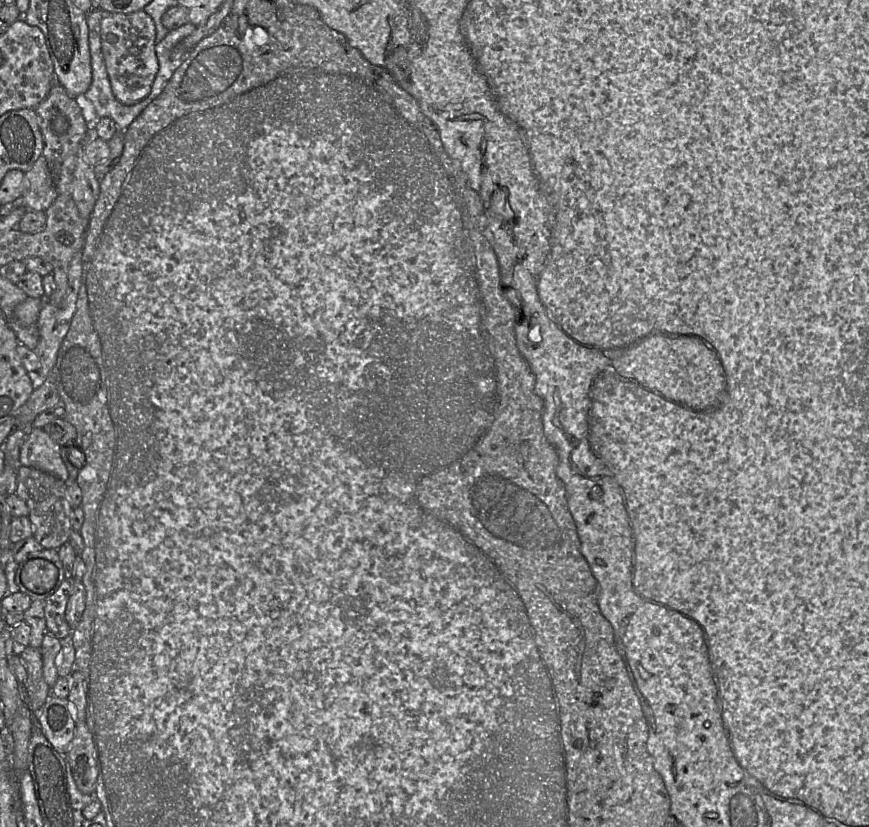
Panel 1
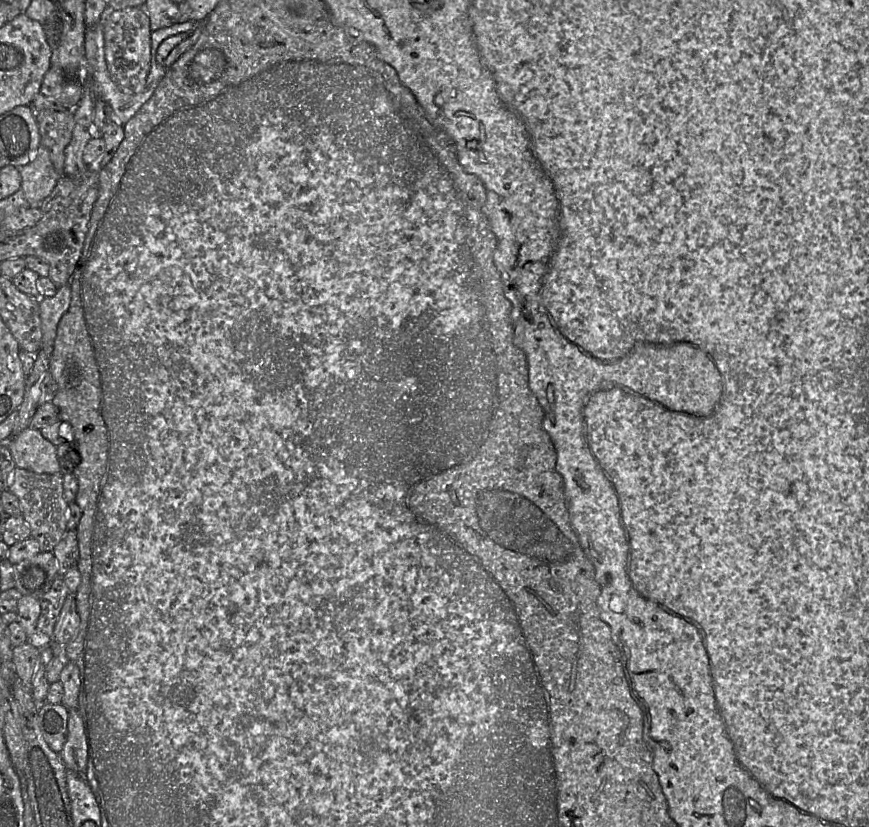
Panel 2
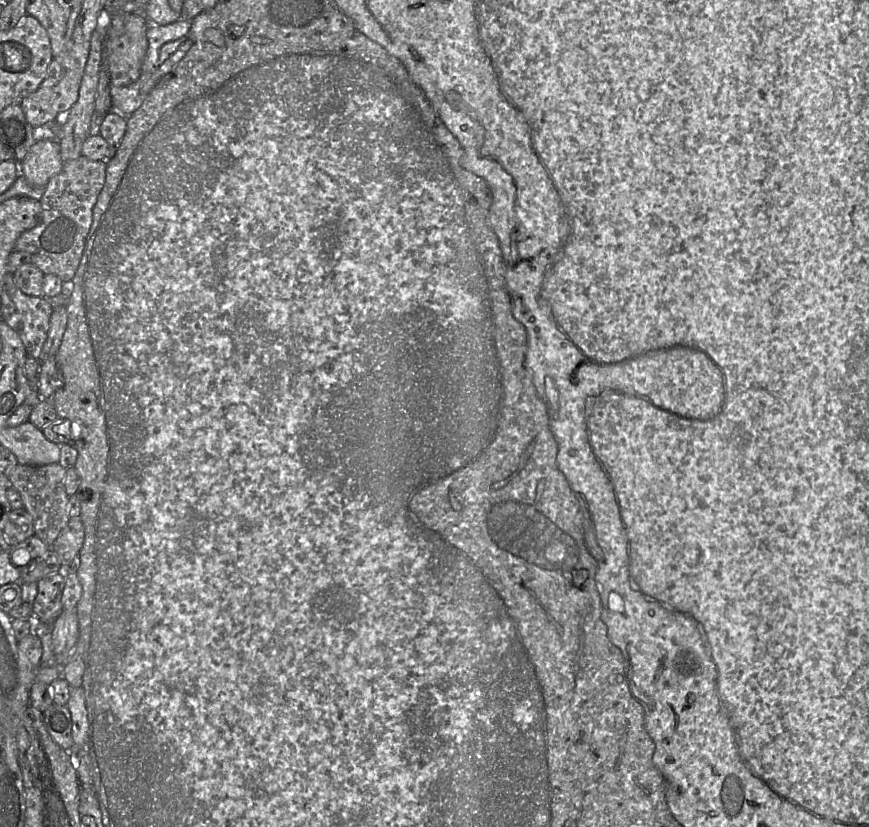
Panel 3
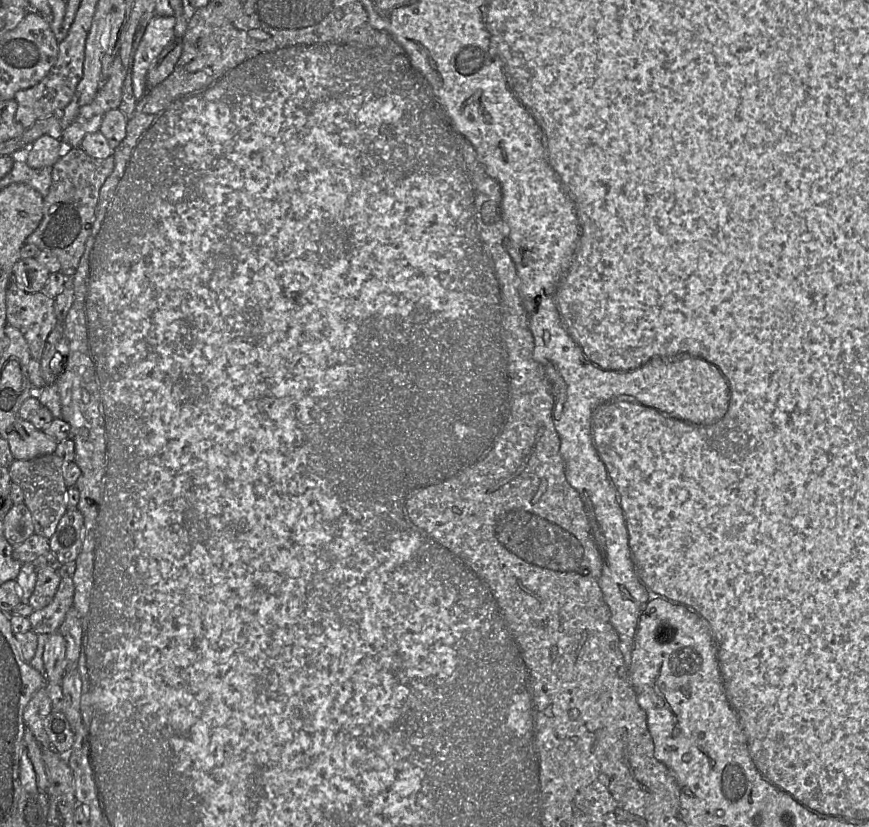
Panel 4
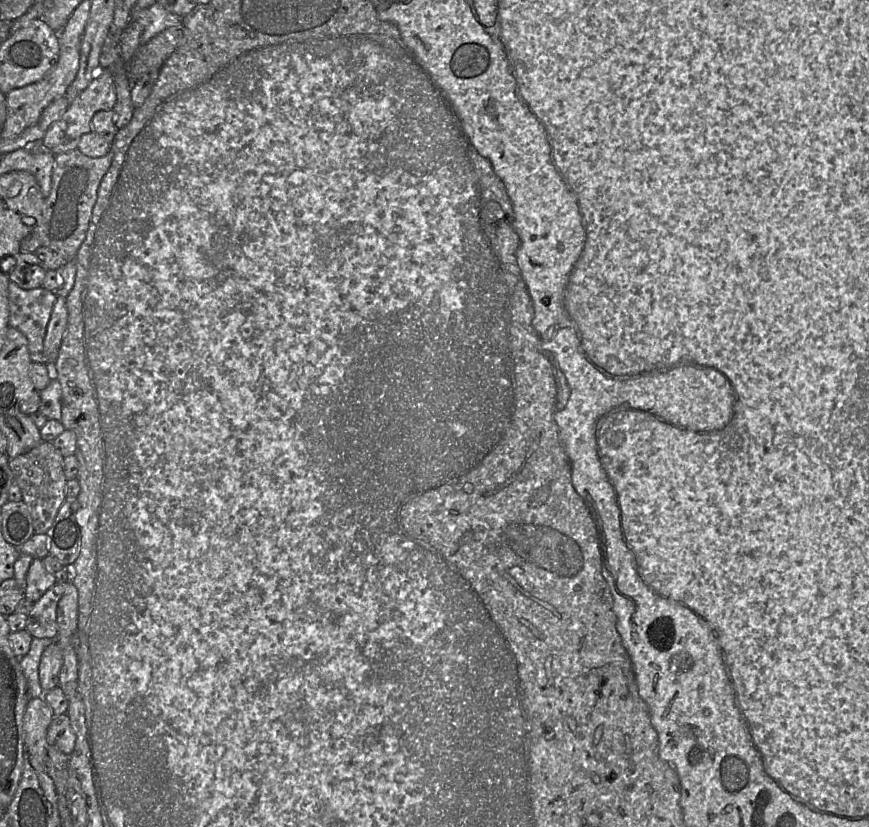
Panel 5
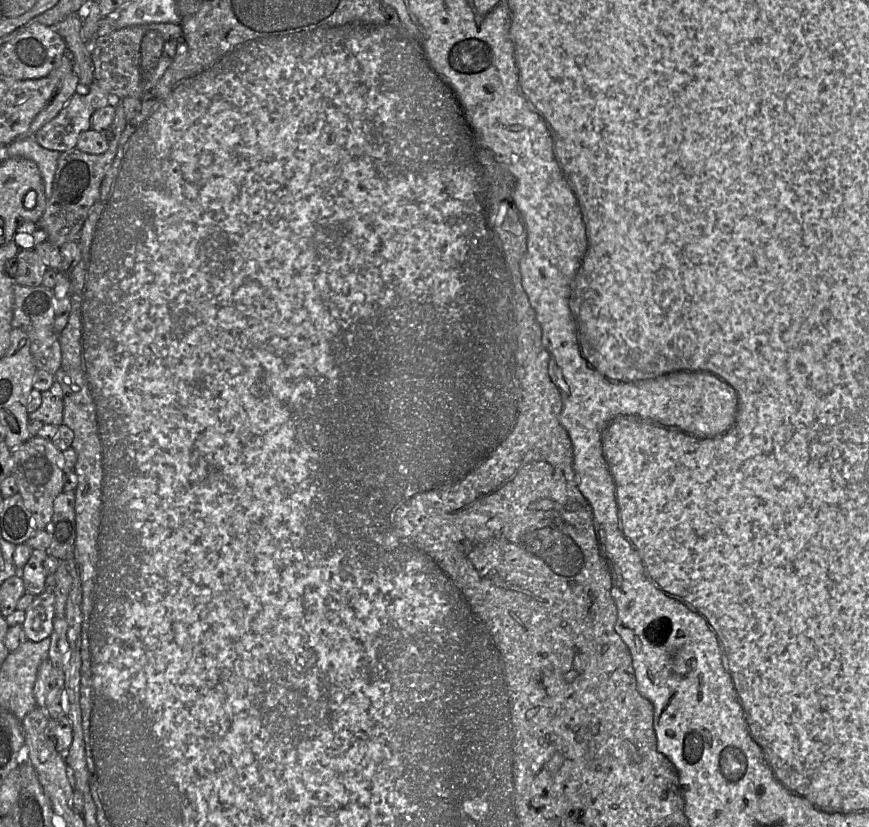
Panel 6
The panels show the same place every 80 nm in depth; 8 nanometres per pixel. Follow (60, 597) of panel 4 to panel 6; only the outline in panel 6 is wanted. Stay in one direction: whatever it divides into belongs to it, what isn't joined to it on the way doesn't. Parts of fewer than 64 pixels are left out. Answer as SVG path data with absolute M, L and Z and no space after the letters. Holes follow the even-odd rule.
M43 592L36 596L26 610L22 625L28 641L40 642L50 638L55 618L54 592Z

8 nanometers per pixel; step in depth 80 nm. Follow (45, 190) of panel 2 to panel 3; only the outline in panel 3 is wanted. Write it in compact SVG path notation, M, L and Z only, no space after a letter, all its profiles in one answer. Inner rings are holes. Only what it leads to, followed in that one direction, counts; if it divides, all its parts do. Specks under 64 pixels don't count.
M37 140L19 165L19 175L32 186L46 187L50 179L63 168L60 144L52 140Z

